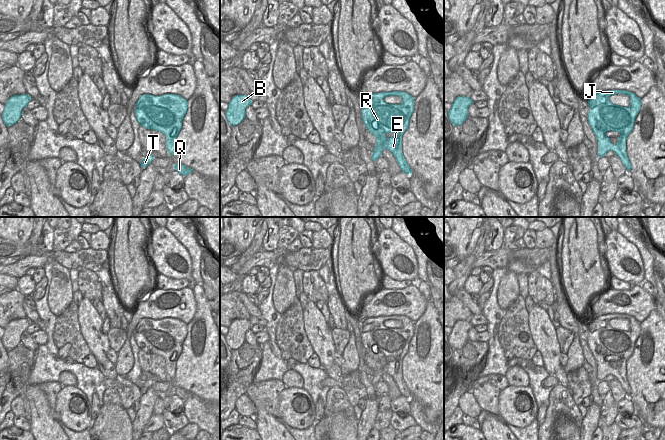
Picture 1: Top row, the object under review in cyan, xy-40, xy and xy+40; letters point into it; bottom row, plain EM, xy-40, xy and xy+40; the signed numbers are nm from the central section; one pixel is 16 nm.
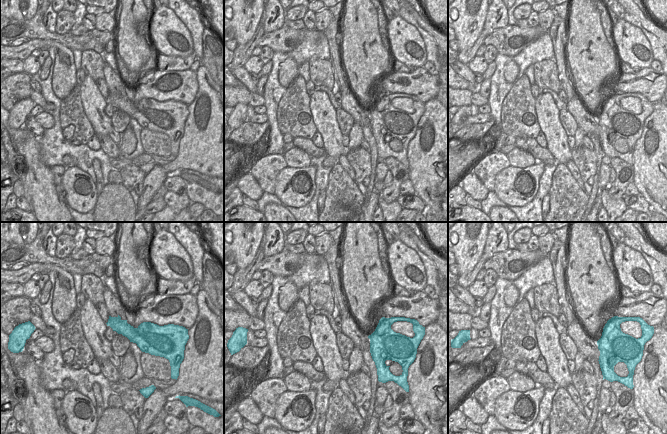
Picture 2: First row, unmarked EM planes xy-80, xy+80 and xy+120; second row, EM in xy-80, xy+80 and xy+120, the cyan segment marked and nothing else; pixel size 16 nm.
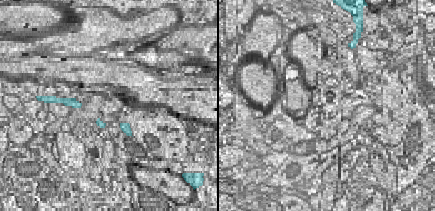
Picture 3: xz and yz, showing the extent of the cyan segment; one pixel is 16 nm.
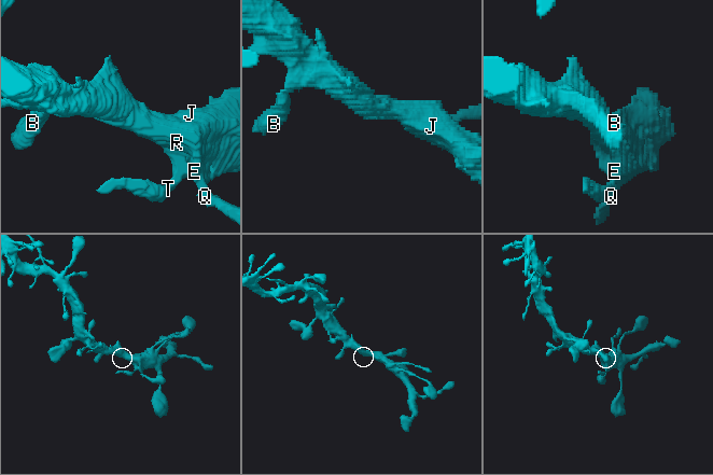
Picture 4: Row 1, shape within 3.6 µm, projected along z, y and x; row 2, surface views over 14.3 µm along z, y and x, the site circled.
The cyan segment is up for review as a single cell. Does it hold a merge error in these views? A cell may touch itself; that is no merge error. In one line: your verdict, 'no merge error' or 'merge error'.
no merge error

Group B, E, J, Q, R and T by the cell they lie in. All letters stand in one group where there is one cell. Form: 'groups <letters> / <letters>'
groups B E J Q R T

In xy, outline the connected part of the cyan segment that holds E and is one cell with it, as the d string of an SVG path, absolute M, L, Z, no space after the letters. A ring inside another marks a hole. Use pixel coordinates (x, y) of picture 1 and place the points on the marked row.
M402 91L371 93L363 97L361 109L365 129L374 135L376 141L371 160L375 162L382 151L387 149L395 157L401 171L407 175L412 171L402 153L402 136L414 110L414 99ZM387 96L399 96L402 103L387 104L384 101Z

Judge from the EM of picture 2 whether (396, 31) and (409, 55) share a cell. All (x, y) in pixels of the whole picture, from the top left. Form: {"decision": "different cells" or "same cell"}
{"decision": "same cell"}

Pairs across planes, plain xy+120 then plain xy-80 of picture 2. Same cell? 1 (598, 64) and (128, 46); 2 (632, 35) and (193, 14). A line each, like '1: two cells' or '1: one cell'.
1: one cell
2: two cells

